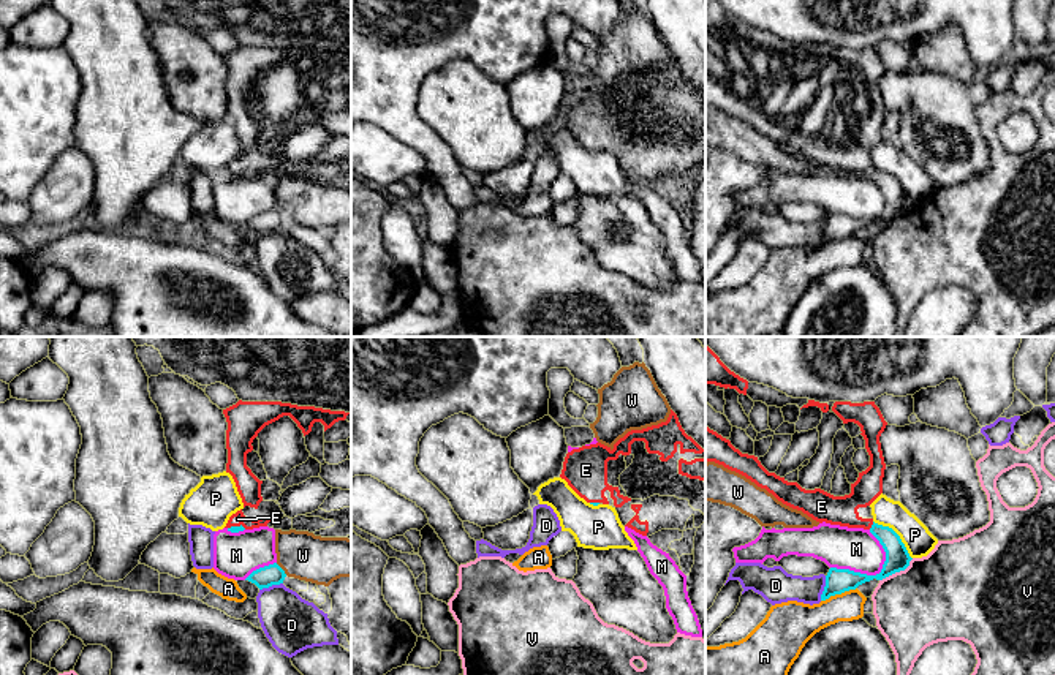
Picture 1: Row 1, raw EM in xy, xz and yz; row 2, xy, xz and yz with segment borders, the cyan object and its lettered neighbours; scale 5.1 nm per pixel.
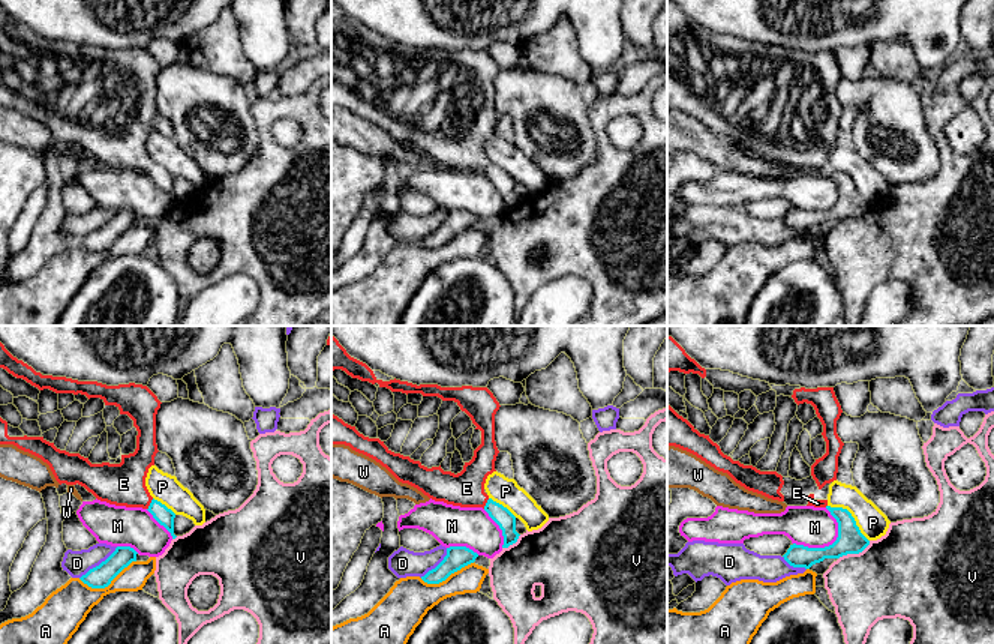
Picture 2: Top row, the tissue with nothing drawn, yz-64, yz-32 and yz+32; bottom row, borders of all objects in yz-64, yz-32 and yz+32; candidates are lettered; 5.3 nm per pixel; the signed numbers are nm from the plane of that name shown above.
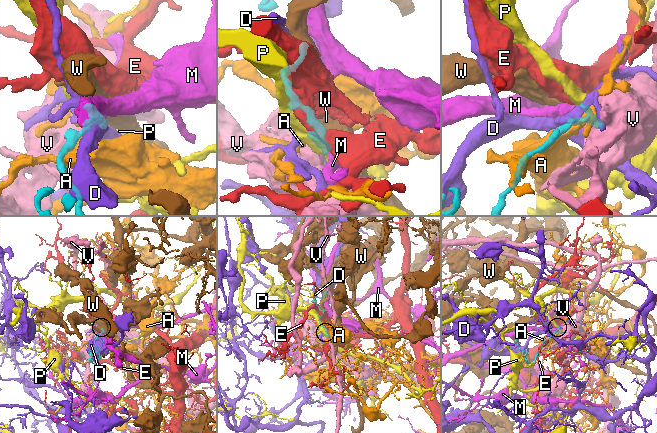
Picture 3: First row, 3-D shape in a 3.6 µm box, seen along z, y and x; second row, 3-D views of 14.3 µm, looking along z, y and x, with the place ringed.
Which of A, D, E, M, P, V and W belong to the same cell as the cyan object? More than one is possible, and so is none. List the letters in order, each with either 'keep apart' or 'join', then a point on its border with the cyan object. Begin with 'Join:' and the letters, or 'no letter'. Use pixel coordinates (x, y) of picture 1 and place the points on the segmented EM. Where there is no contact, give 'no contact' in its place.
Join: E
A: keep apart; contact yz (839, 593)
D: keep apart; contact yz (824, 588)
E: join; contact yz (872, 525)
M: keep apart; contact yz (864, 574)
P: keep apart; contact yz (897, 535)
V: keep apart; contact yz (897, 571)
W: keep apart; contact xy (282, 569)

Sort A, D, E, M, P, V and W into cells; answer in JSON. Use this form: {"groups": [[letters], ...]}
{"groups": [["A"], ["D"], ["E"], ["M"], ["P"], ["V"], ["W"]]}

